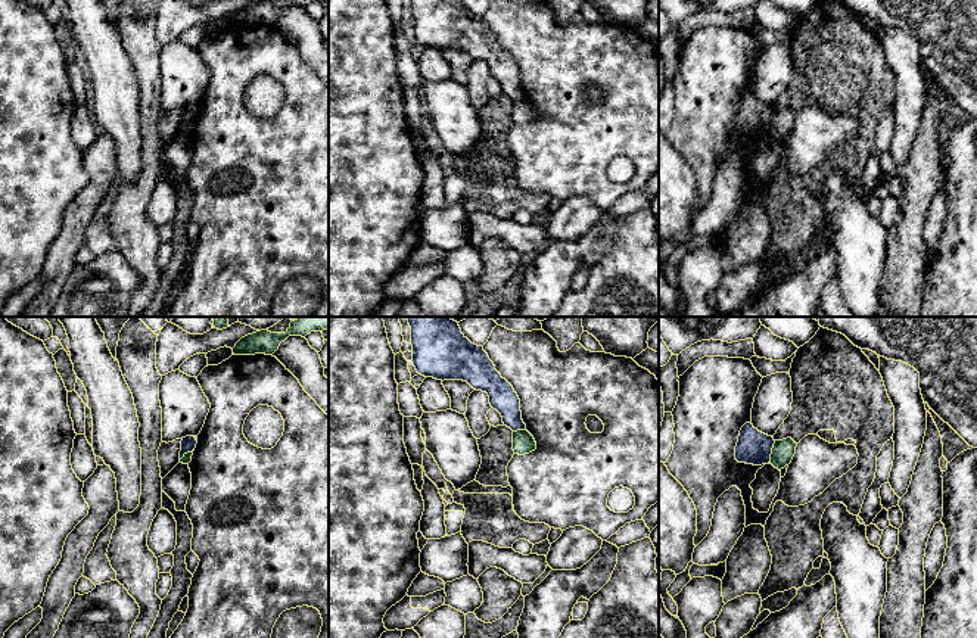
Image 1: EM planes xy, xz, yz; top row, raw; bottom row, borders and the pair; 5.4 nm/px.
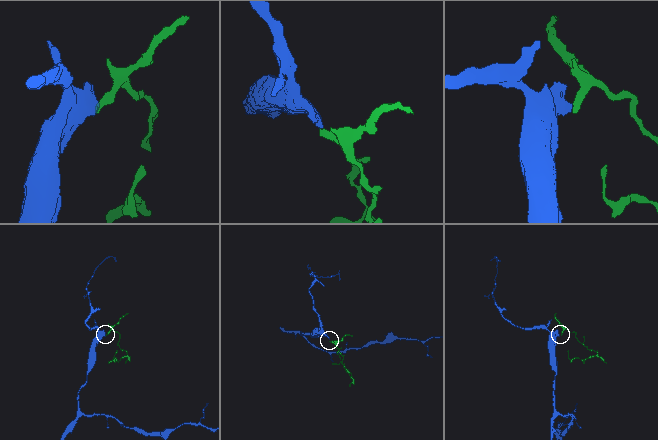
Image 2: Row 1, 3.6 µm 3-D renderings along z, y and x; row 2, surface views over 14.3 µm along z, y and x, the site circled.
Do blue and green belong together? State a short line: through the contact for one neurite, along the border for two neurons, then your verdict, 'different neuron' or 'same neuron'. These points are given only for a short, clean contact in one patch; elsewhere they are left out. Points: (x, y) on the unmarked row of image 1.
line yz (775, 111), (768, 131); different neuron

